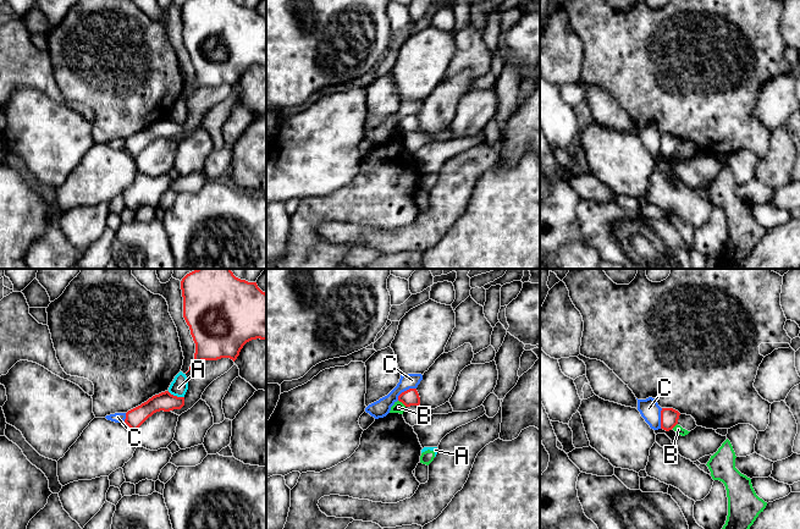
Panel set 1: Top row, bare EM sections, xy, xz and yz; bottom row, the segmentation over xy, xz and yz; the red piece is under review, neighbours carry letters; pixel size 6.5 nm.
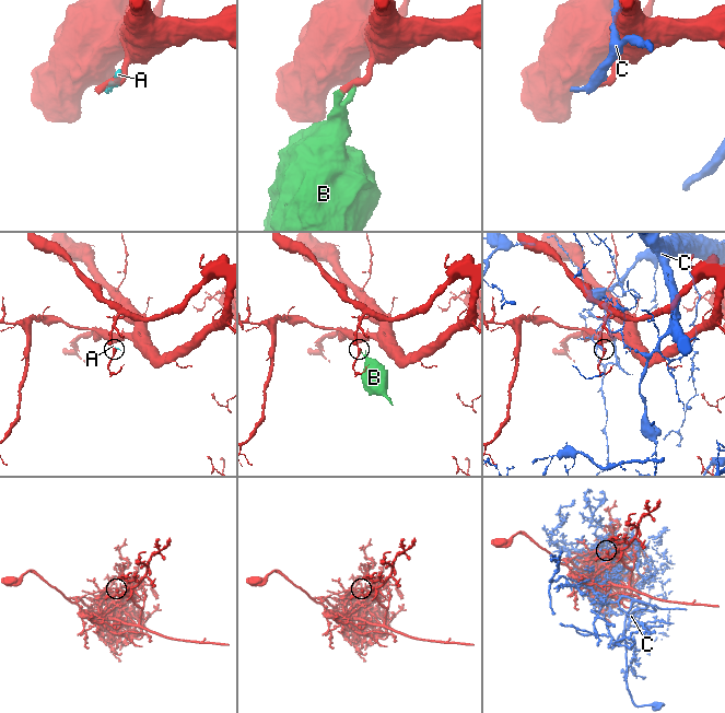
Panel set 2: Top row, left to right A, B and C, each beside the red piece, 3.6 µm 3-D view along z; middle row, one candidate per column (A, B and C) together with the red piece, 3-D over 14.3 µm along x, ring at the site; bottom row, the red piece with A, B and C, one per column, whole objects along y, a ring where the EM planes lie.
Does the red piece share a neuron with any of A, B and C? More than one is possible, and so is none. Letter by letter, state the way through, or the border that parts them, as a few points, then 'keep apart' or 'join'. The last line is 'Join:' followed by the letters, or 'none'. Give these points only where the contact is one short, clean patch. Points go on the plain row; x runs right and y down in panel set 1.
A: border along xy (167, 117), (183, 124); keep apart
B: border along xz (398, 126), (406, 132); keep apart
C: keep apart
Join: none

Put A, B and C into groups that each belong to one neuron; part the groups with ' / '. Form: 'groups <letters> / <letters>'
groups A B / C

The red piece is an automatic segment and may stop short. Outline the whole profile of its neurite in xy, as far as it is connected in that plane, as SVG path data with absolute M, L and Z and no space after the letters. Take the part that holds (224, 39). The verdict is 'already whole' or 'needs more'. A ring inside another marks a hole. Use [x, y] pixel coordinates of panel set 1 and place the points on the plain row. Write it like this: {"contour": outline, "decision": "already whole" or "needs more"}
{"contour": "M187 0L181 7L183 23L183 44L189 53L195 70L194 86L189 97L202 87L230 84L233 88L243 72L252 66L266 66L266 20L256 9L248 9L233 0Z", "decision": "already whole"}

